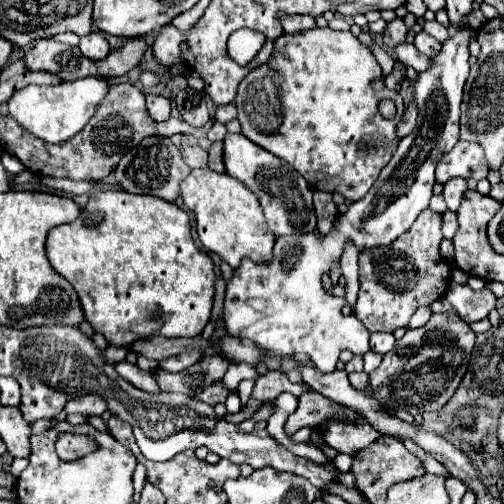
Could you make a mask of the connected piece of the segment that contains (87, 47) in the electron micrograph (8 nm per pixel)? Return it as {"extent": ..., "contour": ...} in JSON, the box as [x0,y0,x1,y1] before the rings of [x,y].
{"extent":[79,32,111,60],"contour":[[[91,32],[91,34],[83,36],[79,42],[79,48],[81,48],[81,54],[91,60],[103,60],[111,52],[109,42],[105,40],[105,36],[101,32]]]}

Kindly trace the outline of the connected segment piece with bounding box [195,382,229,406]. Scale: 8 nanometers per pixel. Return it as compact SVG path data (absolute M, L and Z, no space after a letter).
M215 382L209 388L205 388L201 394L197 394L195 398L201 400L201 402L205 402L205 404L209 404L209 406L215 406L219 402L225 402L227 394L229 394L229 390L225 390L219 382Z

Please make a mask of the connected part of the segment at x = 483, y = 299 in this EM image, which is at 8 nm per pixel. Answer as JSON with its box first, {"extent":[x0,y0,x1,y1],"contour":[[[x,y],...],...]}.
{"extent":[444,284,495,324],"contour":[[[449,284],[444,296],[455,308],[459,318],[467,324],[485,318],[495,308],[495,294],[489,288],[475,292],[469,286]]]}

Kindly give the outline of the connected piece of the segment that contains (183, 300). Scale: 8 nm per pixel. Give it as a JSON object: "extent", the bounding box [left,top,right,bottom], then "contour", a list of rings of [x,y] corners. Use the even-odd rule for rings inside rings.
{"extent":[47,190,215,338],"contour":[[[107,190],[107,192],[97,192],[89,198],[89,202],[81,208],[81,214],[77,220],[69,222],[69,224],[61,224],[55,226],[53,230],[49,230],[47,236],[47,260],[53,266],[53,270],[57,274],[61,274],[77,292],[85,320],[89,324],[93,324],[95,332],[103,332],[105,334],[105,326],[113,324],[119,330],[131,330],[131,324],[149,324],[149,334],[159,334],[165,338],[195,338],[203,332],[203,328],[207,326],[209,318],[211,318],[211,308],[213,308],[213,296],[215,296],[215,272],[213,272],[213,260],[207,254],[199,254],[199,250],[193,244],[191,238],[191,224],[189,224],[189,216],[185,210],[177,208],[171,202],[165,202],[157,196],[139,196],[139,194],[129,194],[125,190]],[[141,320],[155,320],[159,322],[157,332],[153,332],[153,322],[141,322]]]}

